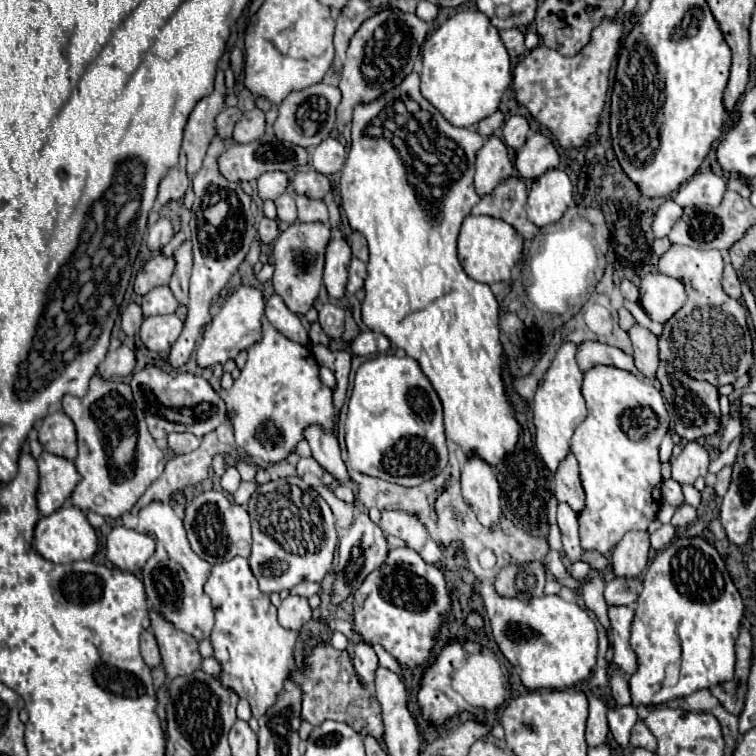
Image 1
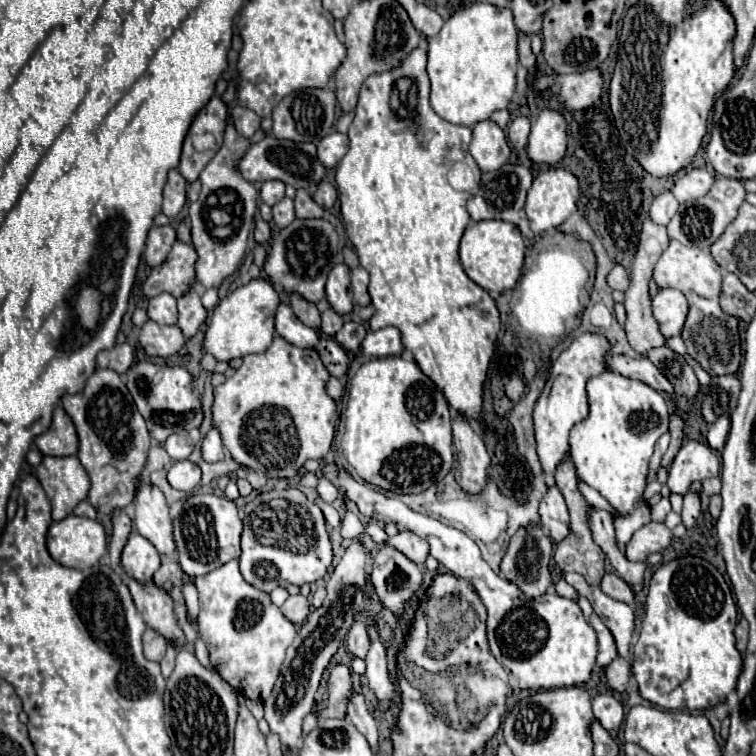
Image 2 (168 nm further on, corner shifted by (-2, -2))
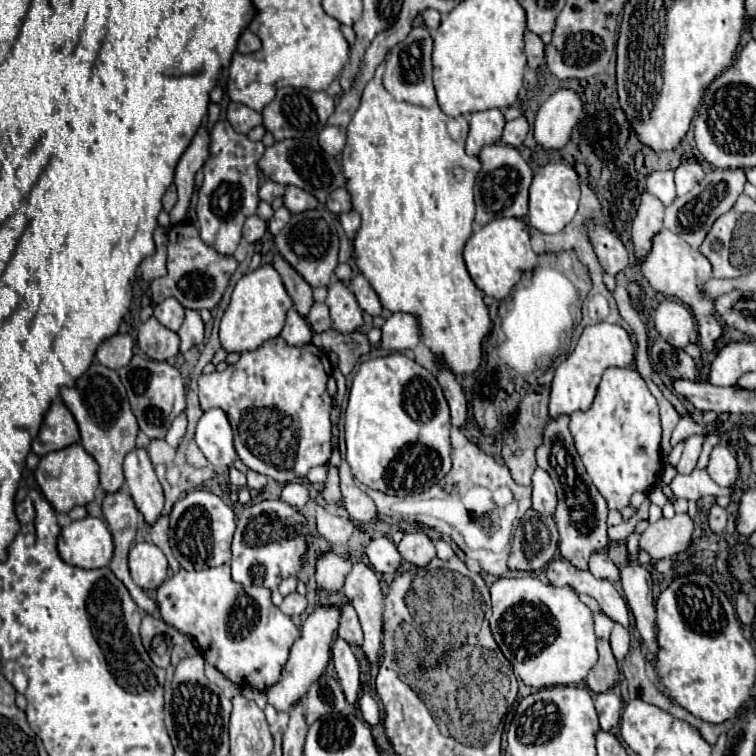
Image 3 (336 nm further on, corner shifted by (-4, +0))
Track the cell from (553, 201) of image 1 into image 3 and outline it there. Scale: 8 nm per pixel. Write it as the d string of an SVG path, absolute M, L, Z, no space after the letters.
M546 163L534 175L532 185L530 185L528 223L532 227L536 227L538 231L542 231L542 233L558 233L576 215L578 199L580 199L580 183L578 183L576 171L568 165L562 165L562 163Z

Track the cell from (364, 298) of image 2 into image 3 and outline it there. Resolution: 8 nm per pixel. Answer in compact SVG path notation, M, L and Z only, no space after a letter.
M362 273L354 275L354 279L350 281L350 287L352 287L352 291L356 295L356 301L358 301L362 311L366 311L372 317L378 317L378 315L384 313L384 307L380 303L378 293L372 289L372 285L368 283L368 279Z

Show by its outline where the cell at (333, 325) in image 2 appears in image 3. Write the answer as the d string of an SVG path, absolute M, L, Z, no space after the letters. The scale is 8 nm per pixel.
M314 303L306 315L306 321L310 323L312 331L322 333L330 329L330 311L326 307L326 303Z

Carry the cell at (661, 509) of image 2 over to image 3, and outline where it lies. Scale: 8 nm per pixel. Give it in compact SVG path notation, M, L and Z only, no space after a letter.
M694 469L690 475L676 475L670 483L672 491L676 497L684 497L684 499L692 499L692 501L698 501L700 497L704 495L714 495L714 497L720 497L720 495L734 495L734 489L722 489L718 487L706 469Z

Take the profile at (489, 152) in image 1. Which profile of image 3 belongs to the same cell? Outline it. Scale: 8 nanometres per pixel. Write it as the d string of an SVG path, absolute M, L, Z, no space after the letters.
M500 109L474 111L470 115L470 133L466 139L466 151L470 155L478 155L480 147L488 143L500 143L502 129L504 129L504 115Z

